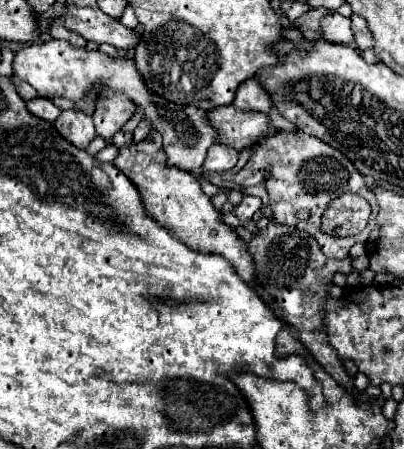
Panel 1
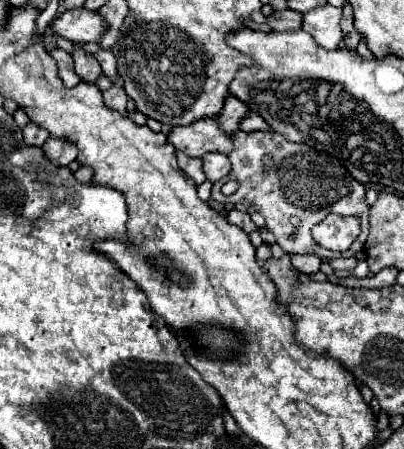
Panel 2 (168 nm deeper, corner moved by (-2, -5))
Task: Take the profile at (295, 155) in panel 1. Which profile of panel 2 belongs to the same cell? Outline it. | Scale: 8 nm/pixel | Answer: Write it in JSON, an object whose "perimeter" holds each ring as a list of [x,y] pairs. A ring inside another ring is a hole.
{"perimeter":[[[238,131],[234,133],[234,145],[236,149],[228,155],[232,161],[232,171],[226,177],[240,181],[240,187],[234,195],[224,197],[220,193],[220,187],[224,185],[224,179],[216,181],[212,187],[212,199],[220,203],[236,203],[236,201],[248,201],[250,205],[258,207],[258,213],[266,217],[266,227],[274,233],[276,243],[288,251],[288,253],[304,253],[304,255],[320,255],[322,259],[340,259],[340,257],[354,257],[356,251],[360,251],[366,243],[370,223],[370,207],[366,203],[366,189],[362,183],[358,183],[346,167],[342,167],[340,161],[332,159],[326,161],[320,153],[314,153],[312,147],[300,145],[300,143],[290,143],[282,135],[274,131],[256,131],[256,133],[246,133]],[[270,153],[274,157],[274,165],[268,171],[268,175],[262,171],[262,157]],[[330,213],[340,213],[340,215],[358,215],[362,233],[356,239],[356,243],[346,251],[346,253],[336,253],[318,247],[318,243],[312,239],[312,227],[318,225],[326,215]],[[290,217],[298,217],[302,225],[294,229],[290,225]]]}

